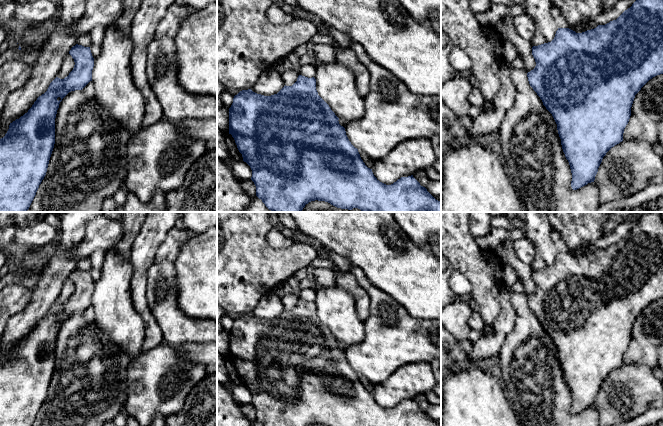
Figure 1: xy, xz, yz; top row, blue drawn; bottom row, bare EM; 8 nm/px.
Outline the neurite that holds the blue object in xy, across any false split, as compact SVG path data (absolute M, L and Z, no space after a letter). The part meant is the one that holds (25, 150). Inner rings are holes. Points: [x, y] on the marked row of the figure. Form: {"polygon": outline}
{"polygon": "M76 44L71 48L69 54L74 59L73 70L64 79L56 77L49 85L47 91L39 96L32 107L9 125L5 136L0 139L0 212L26 212L44 179L49 160L55 144L55 118L59 104L62 99L71 91L82 90L90 81L92 81L92 70L94 67L94 58L90 47L84 47Z"}

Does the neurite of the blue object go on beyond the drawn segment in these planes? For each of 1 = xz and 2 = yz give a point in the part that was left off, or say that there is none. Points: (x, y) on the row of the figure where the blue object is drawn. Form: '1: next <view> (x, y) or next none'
1: next none
2: next none

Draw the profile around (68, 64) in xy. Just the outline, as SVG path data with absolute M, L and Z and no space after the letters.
M67 53L64 58L62 67L56 77L64 79L73 70L74 65L75 65L74 59L69 53Z

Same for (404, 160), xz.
M429 138L403 141L385 157L374 160L372 172L380 182L391 185L401 177L433 166L436 155Z

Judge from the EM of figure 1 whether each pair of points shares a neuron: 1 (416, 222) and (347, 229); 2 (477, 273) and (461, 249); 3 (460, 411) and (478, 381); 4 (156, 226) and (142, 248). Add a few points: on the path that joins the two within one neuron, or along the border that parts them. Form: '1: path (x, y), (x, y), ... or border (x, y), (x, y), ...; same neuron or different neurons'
1: border (396, 222), (414, 241); different neurons
2: path (477, 267), (465, 255); same neuron
3: path (467, 404), (471, 400), (471, 388); same neuron
4: path (153, 231), (146, 243); same neuron

